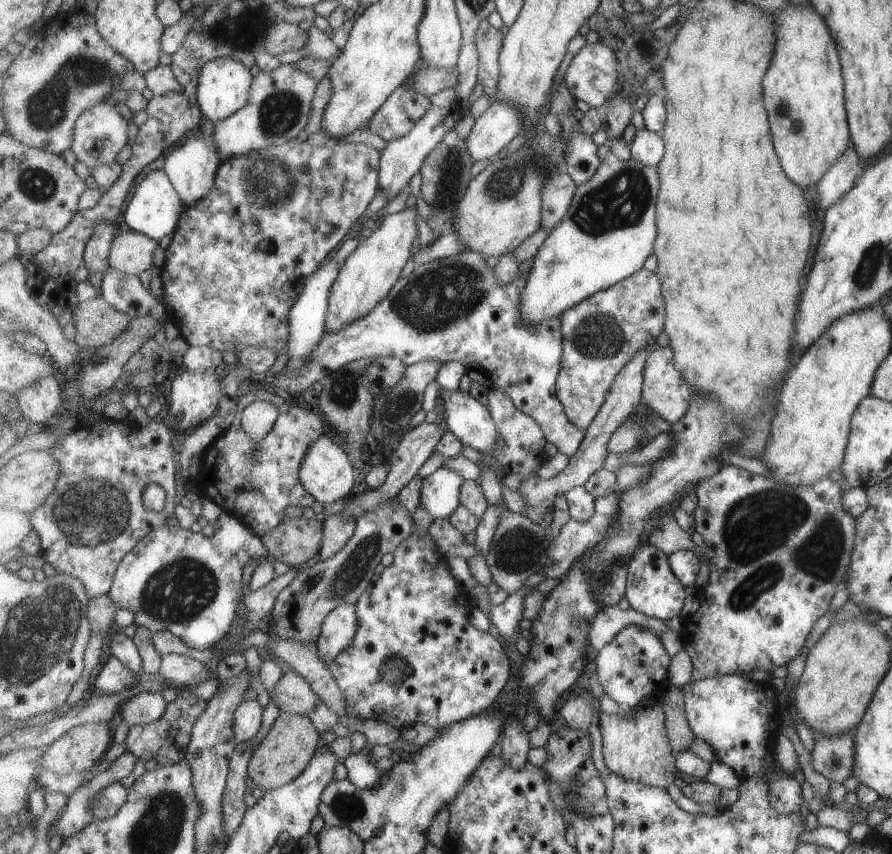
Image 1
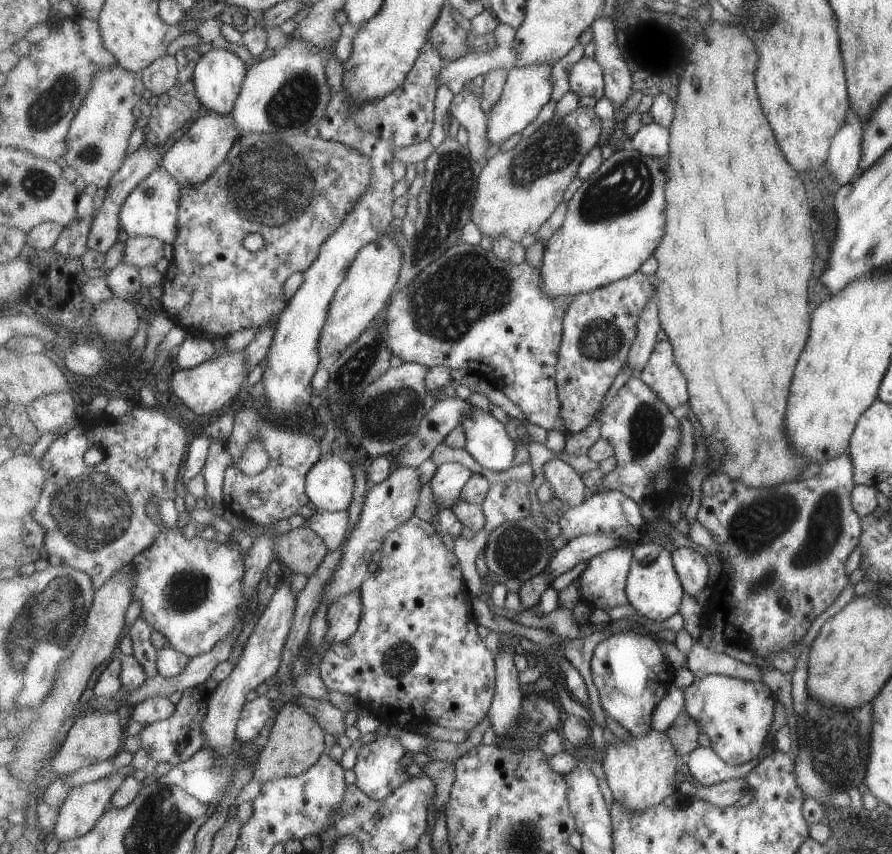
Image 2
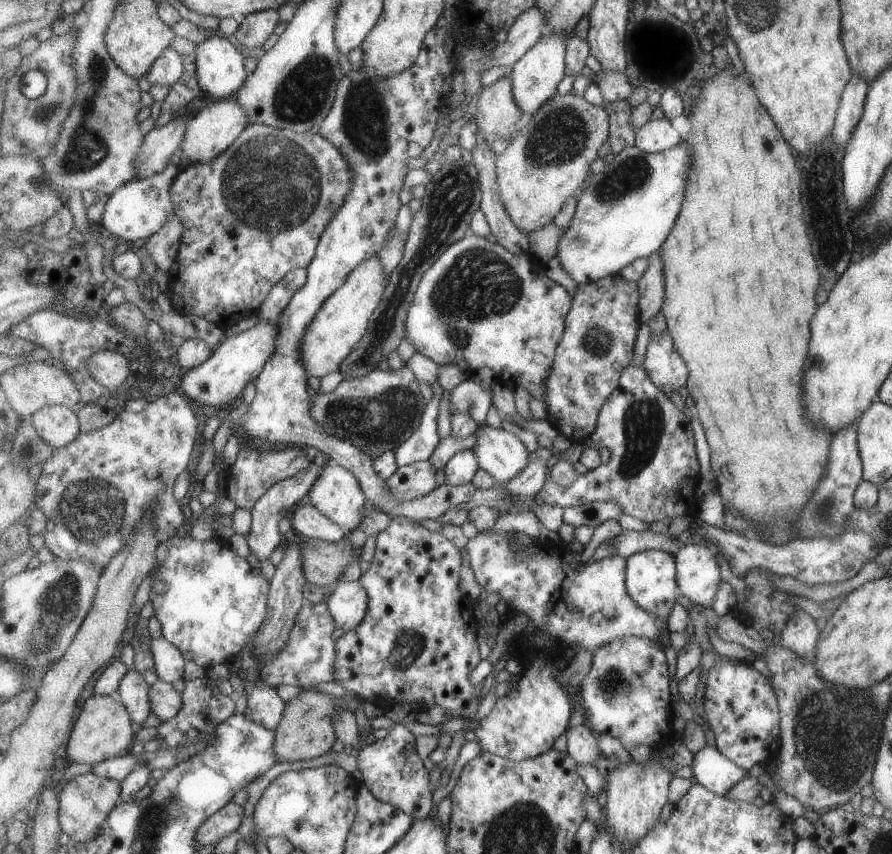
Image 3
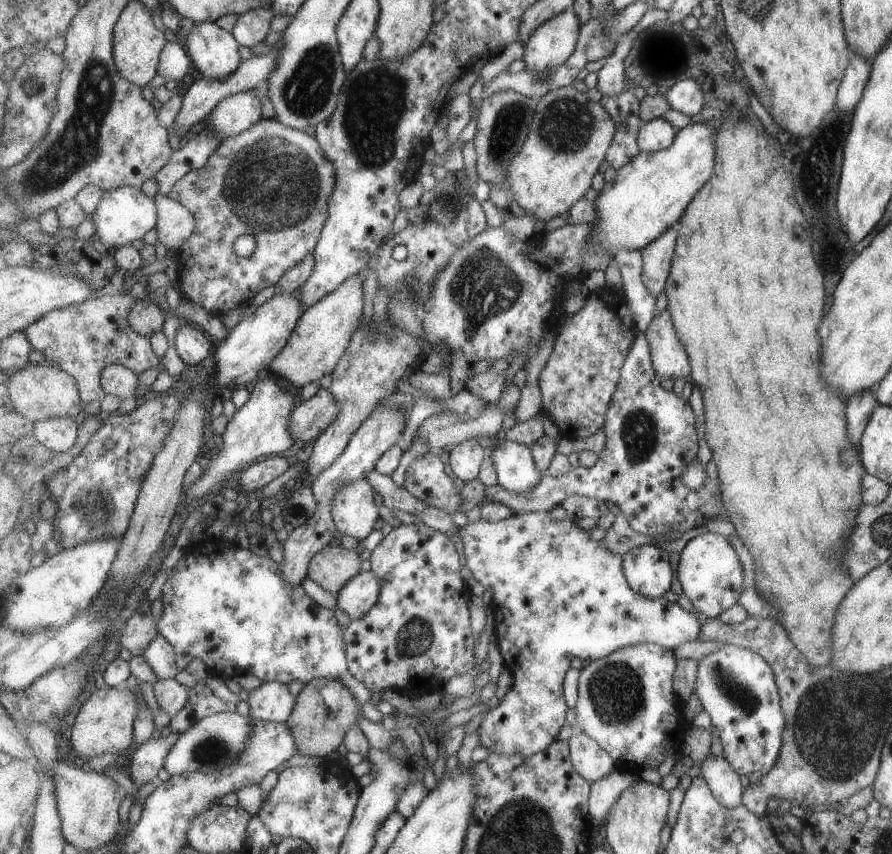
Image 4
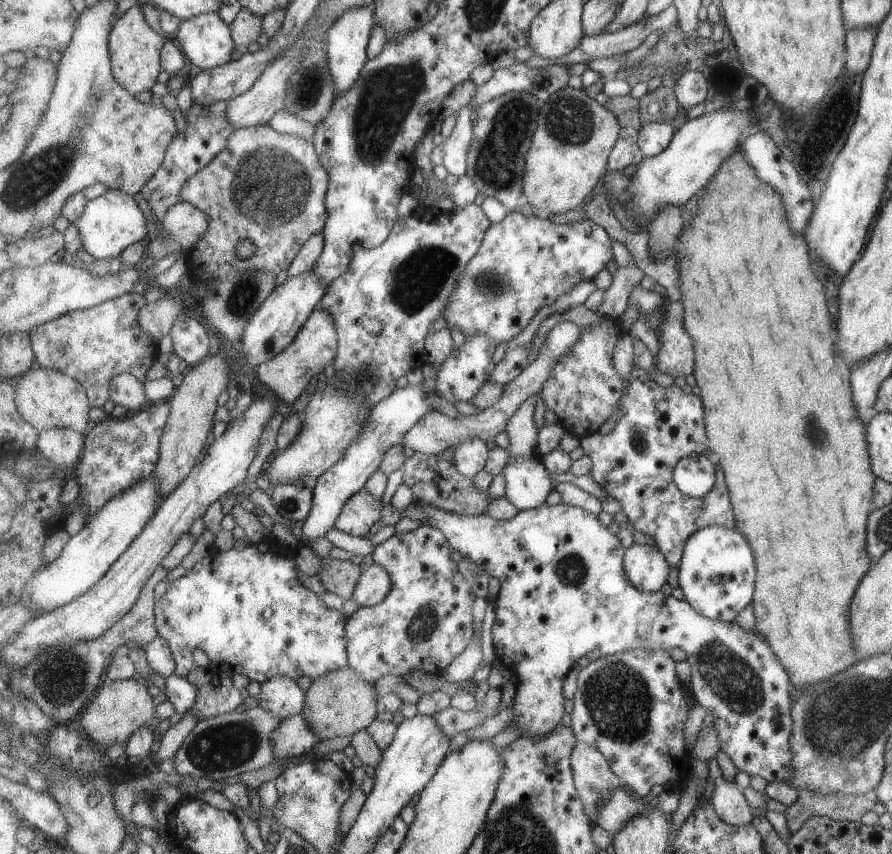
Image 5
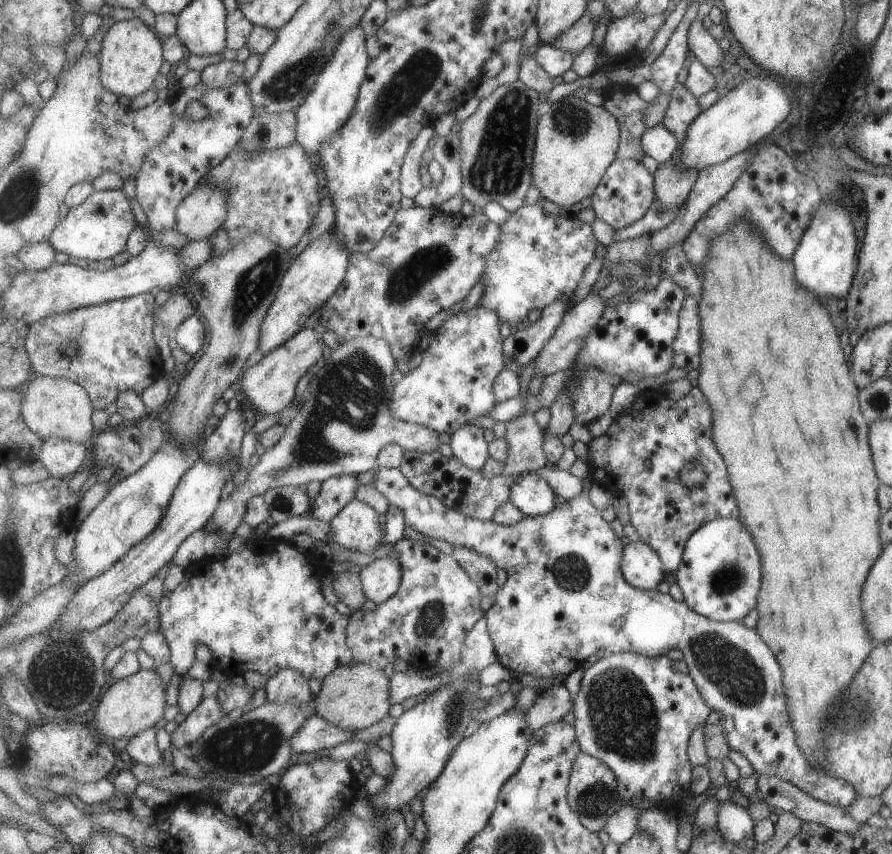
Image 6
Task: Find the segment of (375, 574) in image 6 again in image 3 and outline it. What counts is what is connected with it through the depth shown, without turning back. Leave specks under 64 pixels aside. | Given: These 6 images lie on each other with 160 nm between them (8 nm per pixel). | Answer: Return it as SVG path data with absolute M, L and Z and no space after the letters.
M349 580L339 584L327 602L335 618L335 627L344 633L355 630L368 616L371 598L361 580Z

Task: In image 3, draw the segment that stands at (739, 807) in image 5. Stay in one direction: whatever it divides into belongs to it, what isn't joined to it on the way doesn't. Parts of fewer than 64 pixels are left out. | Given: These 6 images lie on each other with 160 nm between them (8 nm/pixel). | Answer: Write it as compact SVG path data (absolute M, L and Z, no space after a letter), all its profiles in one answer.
M705 746L697 752L691 767L698 783L723 797L729 797L729 791L749 775L747 770L739 768L716 746Z

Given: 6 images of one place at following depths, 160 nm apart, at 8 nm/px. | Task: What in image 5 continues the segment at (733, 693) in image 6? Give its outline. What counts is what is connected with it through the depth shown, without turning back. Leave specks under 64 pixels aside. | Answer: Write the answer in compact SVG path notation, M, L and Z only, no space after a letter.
M560 502L556 506L543 505L541 508L520 511L515 518L511 520L499 521L492 518L487 512L479 516L459 515L451 513L441 508L436 508L431 504L422 504L423 510L427 512L427 518L424 523L430 524L430 527L439 528L444 536L448 539L453 550L458 551L464 557L471 558L473 562L477 562L484 570L487 570L491 577L500 582L500 589L495 598L494 610L496 619L492 626L492 640L494 641L494 653L498 662L505 668L517 672L518 684L516 692L516 703L514 704L514 719L511 724L519 726L521 730L530 736L544 736L549 732L555 731L562 723L565 716L565 694L563 694L563 680L565 676L573 670L573 666L577 664L579 658L583 658L593 650L599 650L602 655L613 655L630 649L647 649L647 650L671 650L673 648L683 649L687 656L687 662L691 666L690 684L695 690L695 696L698 697L699 705L710 712L714 717L714 726L719 730L719 739L721 740L721 749L734 762L739 771L746 772L750 777L759 775L768 783L771 782L791 782L791 740L793 739L793 706L794 700L791 697L790 674L784 668L782 662L775 654L774 649L763 640L763 637L753 629L744 630L736 624L736 622L725 623L709 619L693 609L693 606L685 600L677 600L673 596L665 596L663 592L654 591L646 592L637 589L626 576L624 566L624 557L626 549L623 547L622 541L618 535L611 534L609 528L606 528L599 522L597 515L587 512L586 509L580 507L568 506L566 503Z

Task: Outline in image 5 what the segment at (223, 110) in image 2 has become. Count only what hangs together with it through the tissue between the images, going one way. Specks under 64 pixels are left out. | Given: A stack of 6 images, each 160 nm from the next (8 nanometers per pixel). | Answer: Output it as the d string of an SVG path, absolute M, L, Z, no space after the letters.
M207 12L183 20L180 30L173 37L193 65L202 70L218 68L233 61L233 50L236 43L230 25L221 17L220 12Z

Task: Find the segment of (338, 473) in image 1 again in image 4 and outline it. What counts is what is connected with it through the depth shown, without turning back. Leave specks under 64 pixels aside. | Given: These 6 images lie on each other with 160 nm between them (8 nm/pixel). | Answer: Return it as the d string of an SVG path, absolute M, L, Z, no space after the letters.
M366 479L343 485L337 492L334 520L343 535L363 541L379 526L379 506L375 490Z

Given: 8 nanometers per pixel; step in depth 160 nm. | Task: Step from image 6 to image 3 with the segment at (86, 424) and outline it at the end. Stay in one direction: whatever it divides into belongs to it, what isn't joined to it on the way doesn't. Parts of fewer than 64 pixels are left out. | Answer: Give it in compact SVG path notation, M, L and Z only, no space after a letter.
M17 362L2 367L2 388L6 390L7 399L23 420L32 418L47 406L61 405L72 409L75 404L82 402L81 392L77 390L70 374L63 368L47 362Z

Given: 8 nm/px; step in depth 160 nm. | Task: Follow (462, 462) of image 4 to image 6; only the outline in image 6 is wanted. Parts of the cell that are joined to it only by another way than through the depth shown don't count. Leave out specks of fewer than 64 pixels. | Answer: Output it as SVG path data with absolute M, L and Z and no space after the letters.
M465 424L451 436L450 447L467 468L481 470L490 460L490 443L485 440L485 430Z

